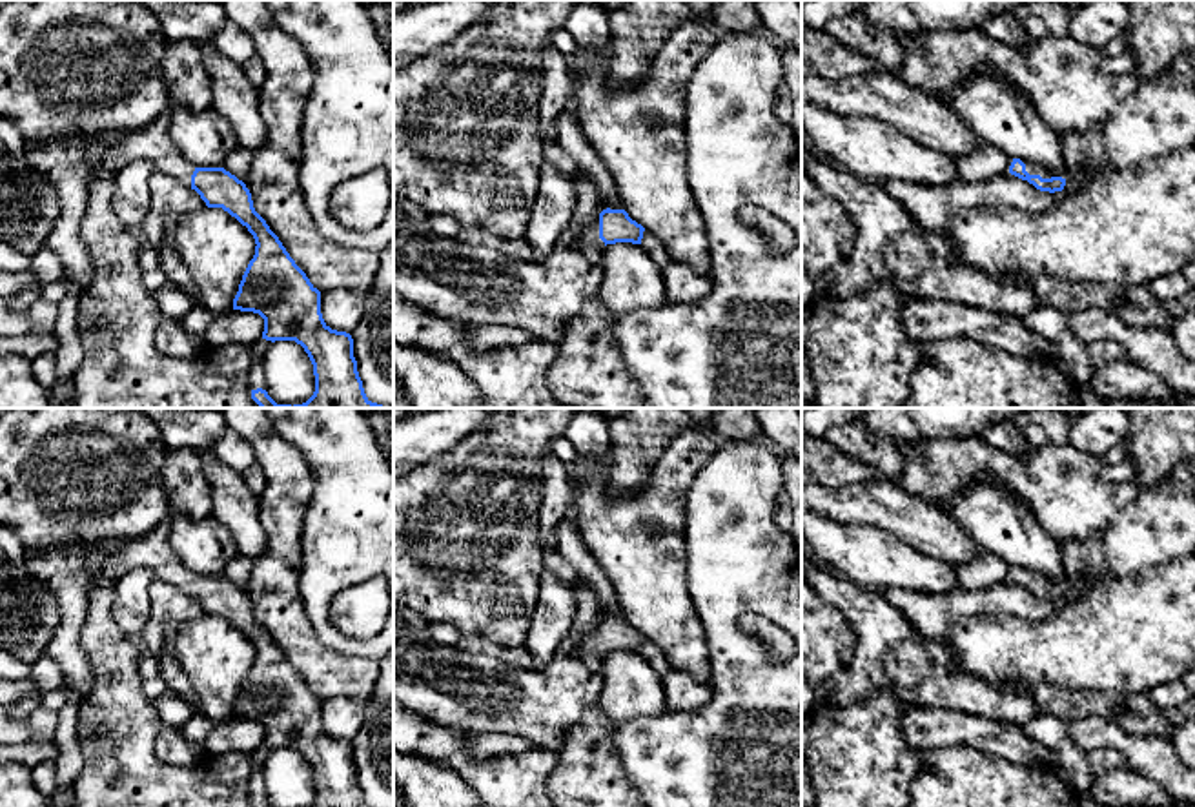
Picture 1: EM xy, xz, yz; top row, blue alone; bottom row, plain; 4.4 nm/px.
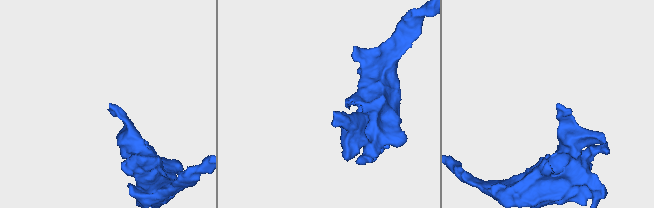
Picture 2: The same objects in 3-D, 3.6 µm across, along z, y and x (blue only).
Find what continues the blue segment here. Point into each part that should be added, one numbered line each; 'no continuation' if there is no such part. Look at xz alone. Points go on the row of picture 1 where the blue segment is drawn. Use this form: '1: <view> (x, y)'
1: xz (587, 241)

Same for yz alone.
1: yz (1031, 168)

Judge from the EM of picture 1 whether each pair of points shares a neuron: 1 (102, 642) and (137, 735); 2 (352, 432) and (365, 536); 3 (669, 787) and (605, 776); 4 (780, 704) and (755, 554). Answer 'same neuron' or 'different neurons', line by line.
1: same neuron
2: same neuron
3: different neurons
4: same neuron

